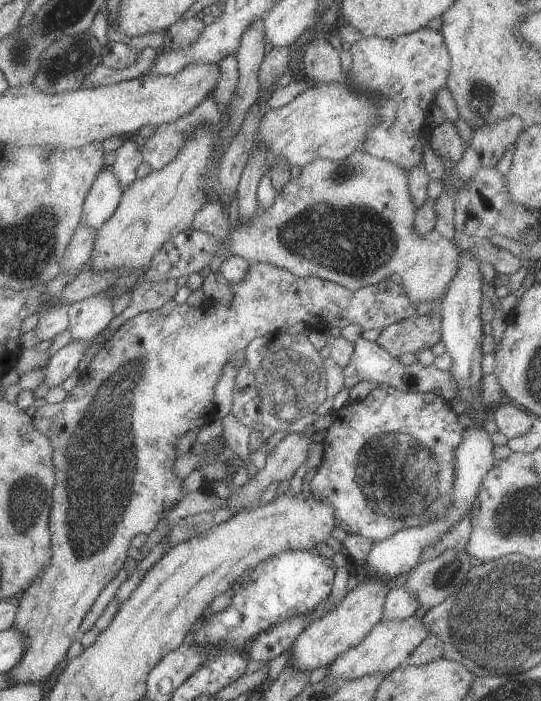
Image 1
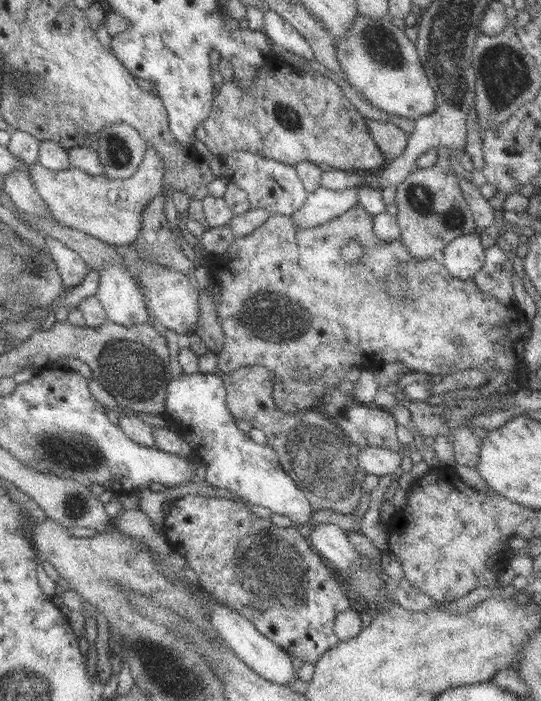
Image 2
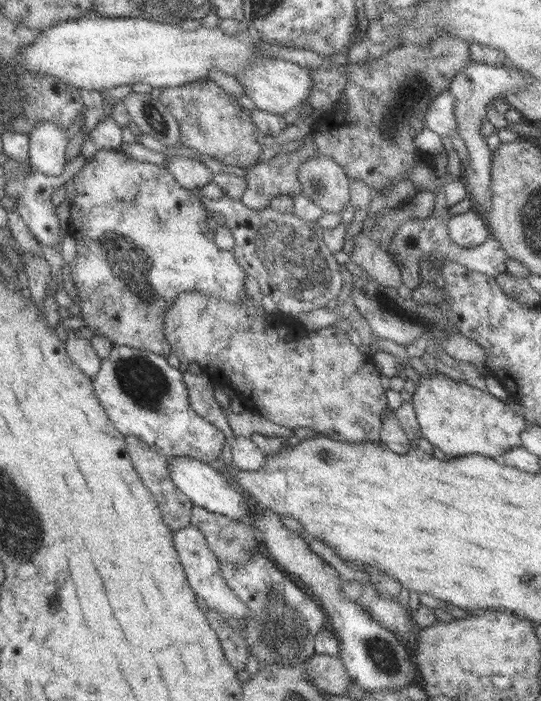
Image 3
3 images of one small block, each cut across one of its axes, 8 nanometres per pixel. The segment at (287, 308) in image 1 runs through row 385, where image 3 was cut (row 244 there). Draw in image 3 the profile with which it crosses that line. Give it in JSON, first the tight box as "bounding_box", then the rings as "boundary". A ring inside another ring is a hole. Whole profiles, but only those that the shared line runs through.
{"bounding_box":[68,148,246,357],"boundary":[[[121,148],[100,149],[90,157],[86,157],[82,169],[74,175],[76,194],[72,200],[71,216],[68,220],[68,233],[76,240],[76,257],[70,264],[71,276],[75,286],[78,288],[78,304],[81,306],[81,317],[84,319],[85,326],[92,328],[94,335],[109,338],[113,345],[128,346],[129,348],[145,349],[155,354],[169,357],[172,348],[168,343],[164,330],[164,312],[174,304],[178,294],[198,290],[202,294],[216,296],[218,300],[238,304],[242,296],[246,294],[244,284],[246,284],[246,271],[240,267],[232,251],[224,251],[216,247],[215,232],[212,231],[206,219],[209,211],[204,207],[204,203],[198,199],[196,191],[182,188],[180,183],[174,178],[168,167],[152,164],[149,162],[138,161],[126,157]]]}

